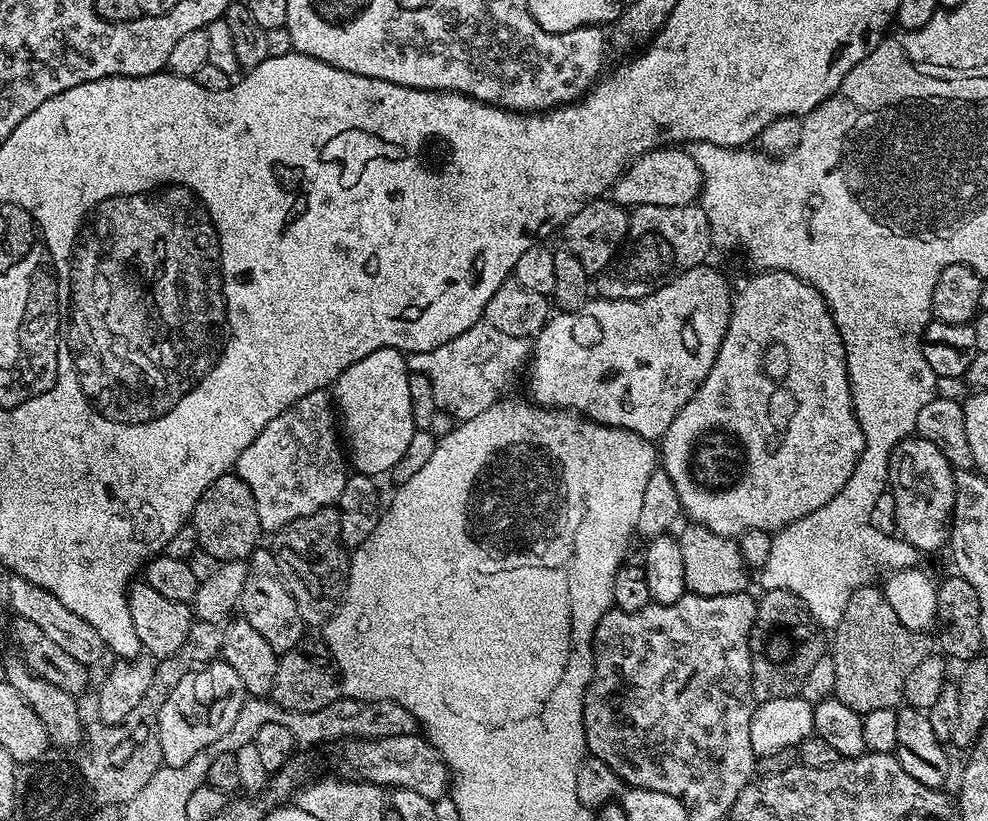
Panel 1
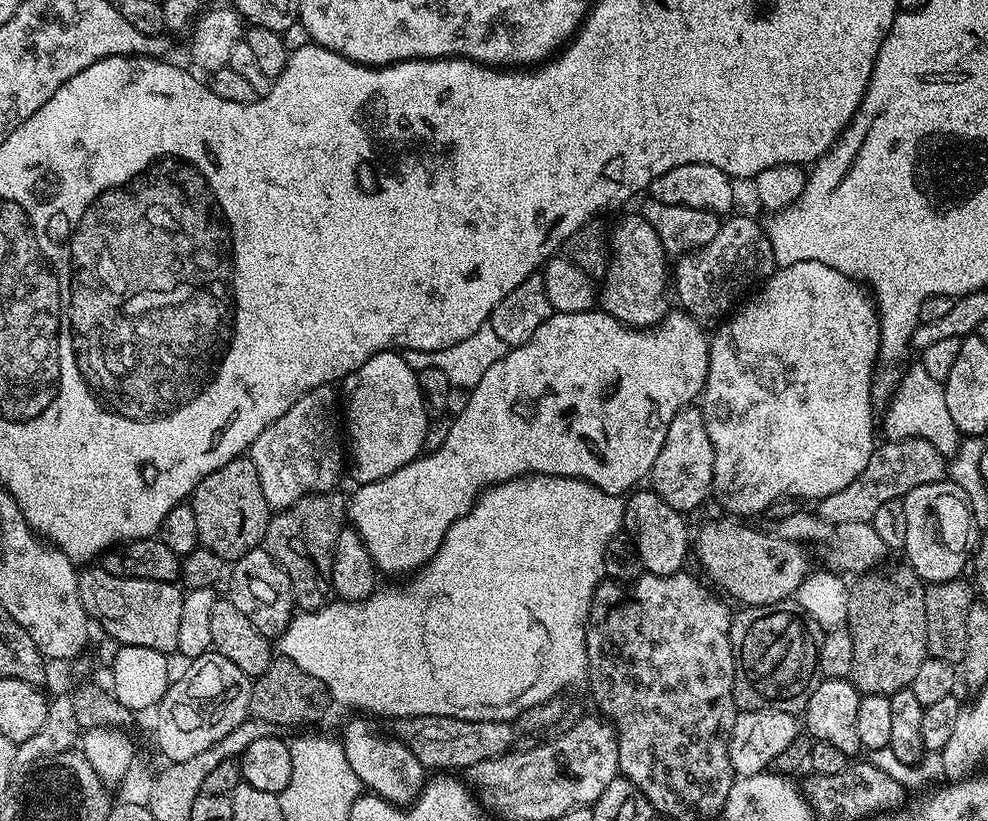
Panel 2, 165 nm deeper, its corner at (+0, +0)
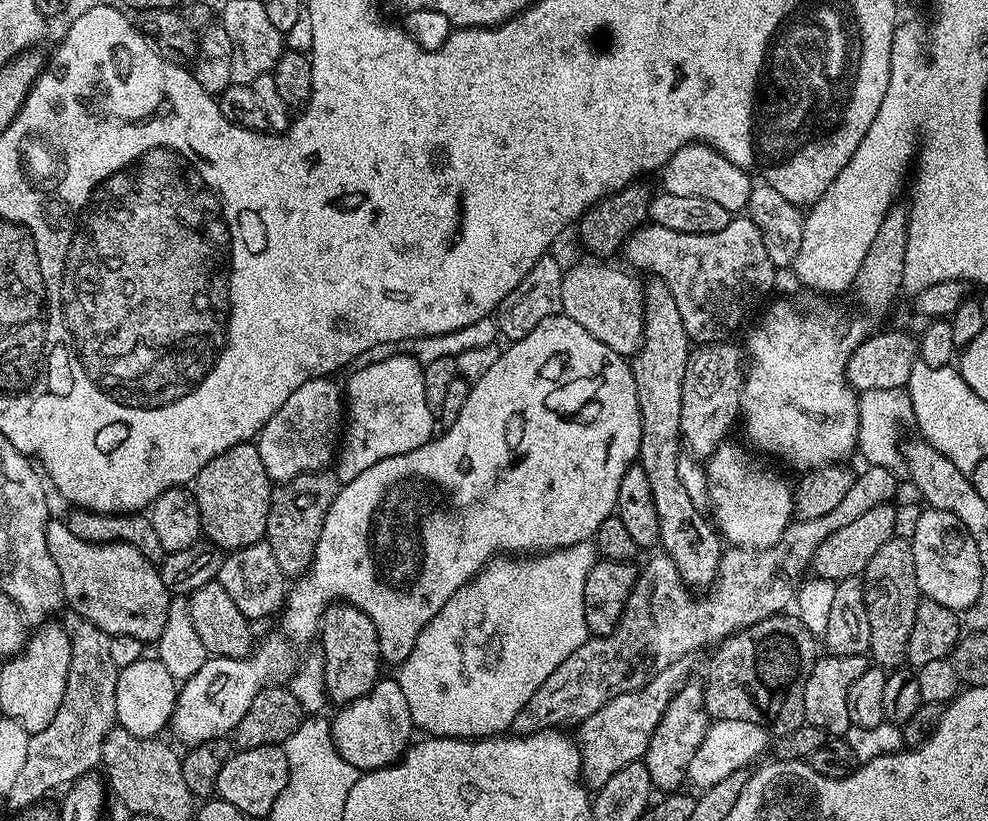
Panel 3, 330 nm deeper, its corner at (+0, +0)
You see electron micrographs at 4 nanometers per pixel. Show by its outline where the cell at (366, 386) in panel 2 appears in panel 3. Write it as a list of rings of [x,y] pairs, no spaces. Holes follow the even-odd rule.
[[[398,355],[392,358],[386,358],[384,362],[375,363],[365,369],[358,370],[348,376],[348,388],[346,384],[346,431],[342,436],[342,443],[338,448],[338,455],[334,460],[334,471],[340,480],[341,485],[354,482],[354,478],[358,478],[358,474],[370,470],[370,466],[374,466],[377,462],[382,462],[382,458],[394,458],[394,454],[410,454],[410,450],[418,450],[418,446],[422,446],[427,440],[433,439],[432,424],[434,428],[434,413],[426,406],[426,386],[424,385],[424,369],[418,360],[413,356]]]

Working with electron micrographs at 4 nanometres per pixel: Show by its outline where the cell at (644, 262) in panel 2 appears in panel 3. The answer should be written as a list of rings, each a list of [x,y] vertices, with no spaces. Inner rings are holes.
[[[655,278],[649,279],[649,284],[646,284],[646,296],[644,302],[644,339],[638,349],[638,355],[631,361],[632,373],[634,374],[634,382],[636,383],[636,393],[638,394],[638,406],[640,407],[640,417],[642,418],[642,442],[640,443],[640,455],[638,457],[638,467],[646,470],[646,478],[650,481],[650,492],[654,494],[654,506],[658,509],[658,522],[660,526],[660,543],[663,555],[669,556],[674,562],[674,566],[678,570],[678,574],[684,579],[684,583],[691,586],[693,589],[711,585],[715,581],[720,570],[720,558],[722,555],[722,537],[714,527],[713,521],[709,519],[705,513],[698,511],[693,505],[693,500],[689,497],[682,479],[678,478],[678,462],[682,455],[682,441],[680,439],[680,423],[682,422],[682,378],[686,378],[686,362],[688,361],[688,353],[690,351],[690,341],[686,334],[686,326],[682,326],[682,314],[678,314],[678,302],[674,302],[674,298],[667,285],[661,280]]]

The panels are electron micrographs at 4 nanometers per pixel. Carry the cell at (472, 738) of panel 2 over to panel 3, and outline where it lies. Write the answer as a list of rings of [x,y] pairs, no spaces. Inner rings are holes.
[[[871,466],[865,467],[864,470],[864,473],[861,471],[857,475],[854,486],[850,486],[846,498],[842,498],[842,502],[838,502],[838,506],[834,506],[830,514],[822,514],[822,518],[809,520],[793,519],[774,546],[759,550],[729,547],[721,555],[720,570],[710,588],[712,593],[702,597],[701,600],[695,600],[691,596],[693,593],[689,585],[684,583],[684,579],[678,574],[669,556],[657,554],[650,557],[645,562],[644,568],[642,564],[639,569],[632,593],[628,595],[628,603],[625,604],[614,631],[609,636],[592,636],[582,646],[578,646],[578,650],[574,650],[574,654],[570,654],[570,658],[566,658],[566,662],[562,662],[562,666],[558,666],[558,670],[554,670],[554,674],[550,674],[550,678],[546,678],[546,682],[538,686],[538,690],[534,690],[530,702],[526,702],[516,711],[511,731],[521,736],[529,736],[535,732],[560,730],[568,726],[564,724],[579,725],[581,720],[590,718],[594,710],[602,710],[606,702],[618,698],[618,694],[626,694],[630,690],[638,690],[646,686],[650,678],[654,678],[659,672],[666,670],[666,666],[678,662],[682,657],[696,654],[699,648],[704,648],[707,644],[719,645],[728,636],[735,636],[737,632],[752,624],[762,622],[771,616],[781,615],[787,609],[784,607],[793,603],[805,579],[804,571],[806,573],[809,571],[818,546],[822,546],[822,542],[826,542],[830,534],[842,530],[842,526],[850,526],[850,522],[856,521],[861,514],[866,514],[866,510],[879,504],[887,504],[893,499],[892,495],[896,492],[894,472]]]

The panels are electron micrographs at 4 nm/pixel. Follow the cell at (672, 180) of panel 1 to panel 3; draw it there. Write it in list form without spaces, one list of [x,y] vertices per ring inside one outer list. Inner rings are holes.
[[[703,142],[678,149],[664,164],[663,176],[663,191],[689,198],[710,198],[710,202],[718,202],[718,206],[733,214],[743,213],[747,209],[754,187],[753,177],[747,176],[742,168],[730,162],[730,158]]]

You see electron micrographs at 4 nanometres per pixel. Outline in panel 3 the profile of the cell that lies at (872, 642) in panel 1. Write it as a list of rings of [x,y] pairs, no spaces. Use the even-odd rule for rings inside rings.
[[[903,535],[893,536],[866,566],[862,577],[866,614],[870,618],[870,656],[879,667],[895,670],[905,663],[910,642],[910,630],[914,630],[914,614],[922,599],[918,578],[914,574],[914,550],[911,539]]]

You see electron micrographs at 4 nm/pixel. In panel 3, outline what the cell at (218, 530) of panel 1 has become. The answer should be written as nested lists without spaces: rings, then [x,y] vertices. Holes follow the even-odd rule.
[[[245,442],[222,450],[218,458],[210,458],[194,481],[194,495],[200,511],[201,533],[222,550],[245,548],[261,543],[268,534],[270,502],[274,482],[262,466],[262,454],[255,443]]]

